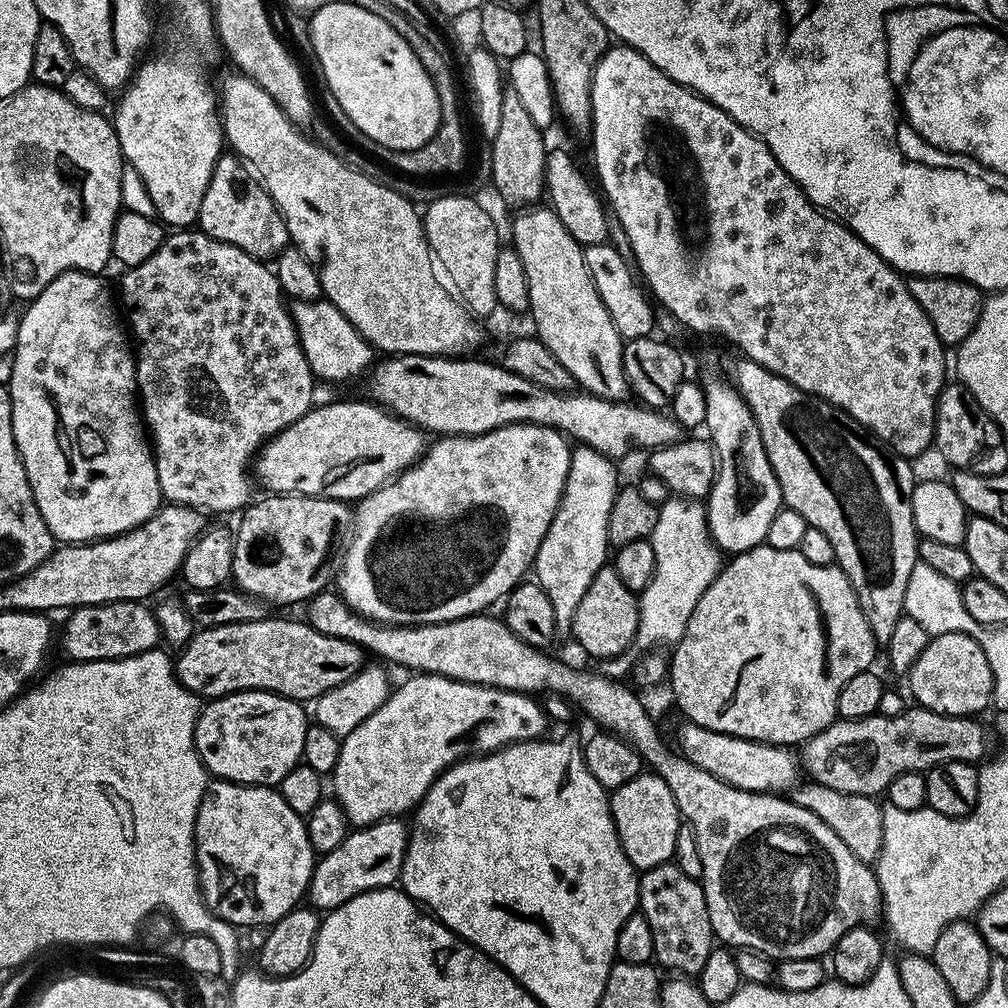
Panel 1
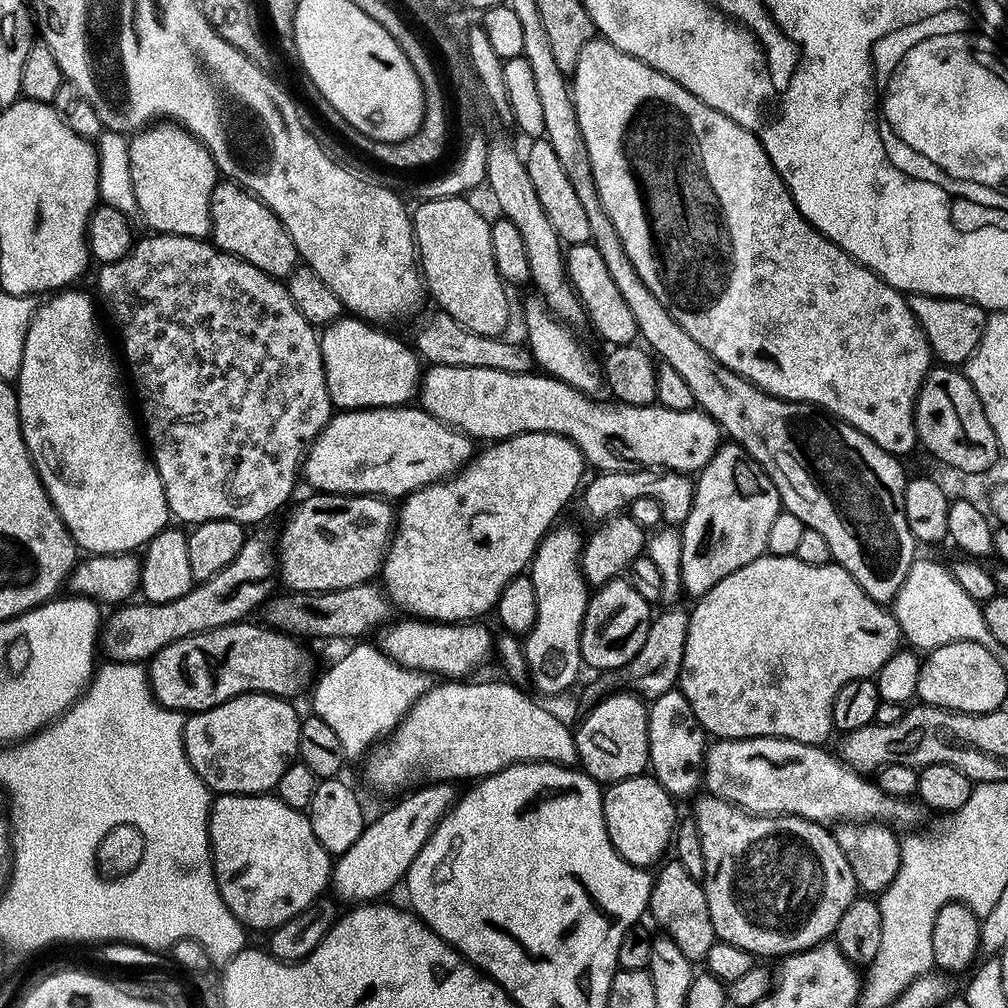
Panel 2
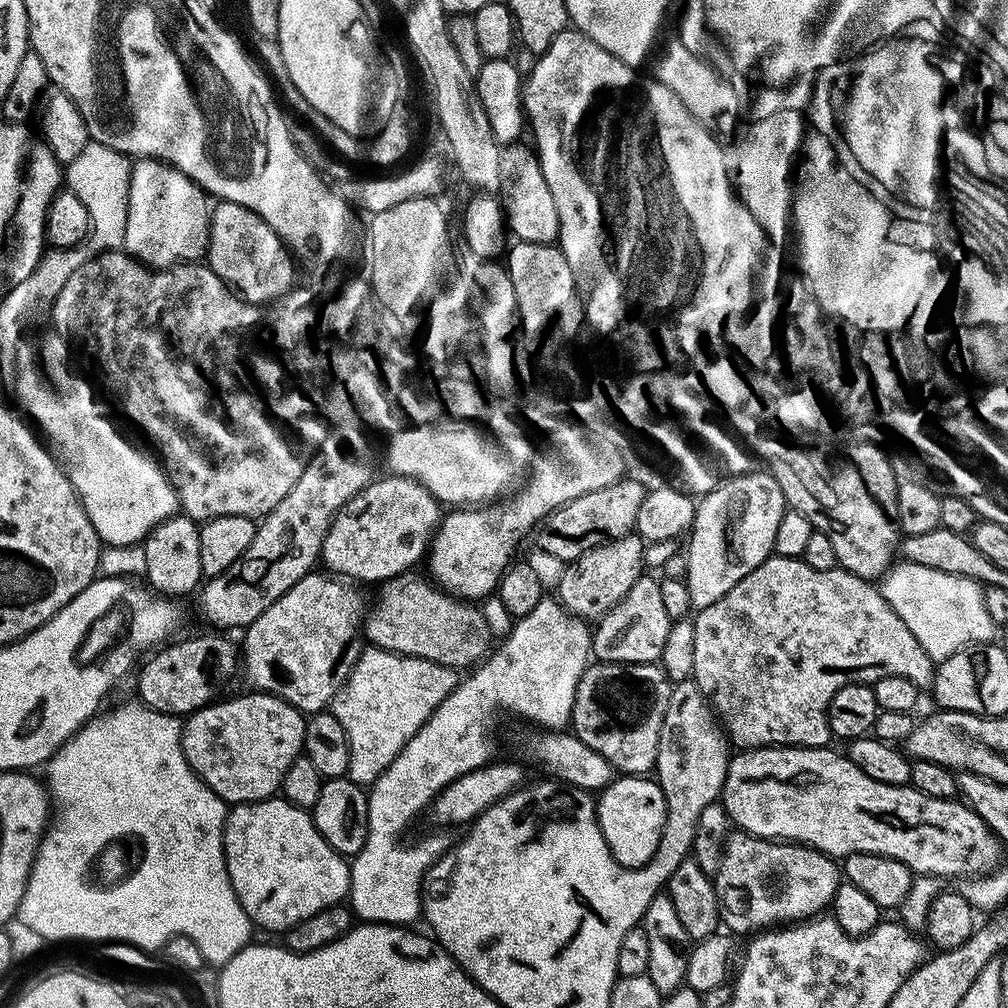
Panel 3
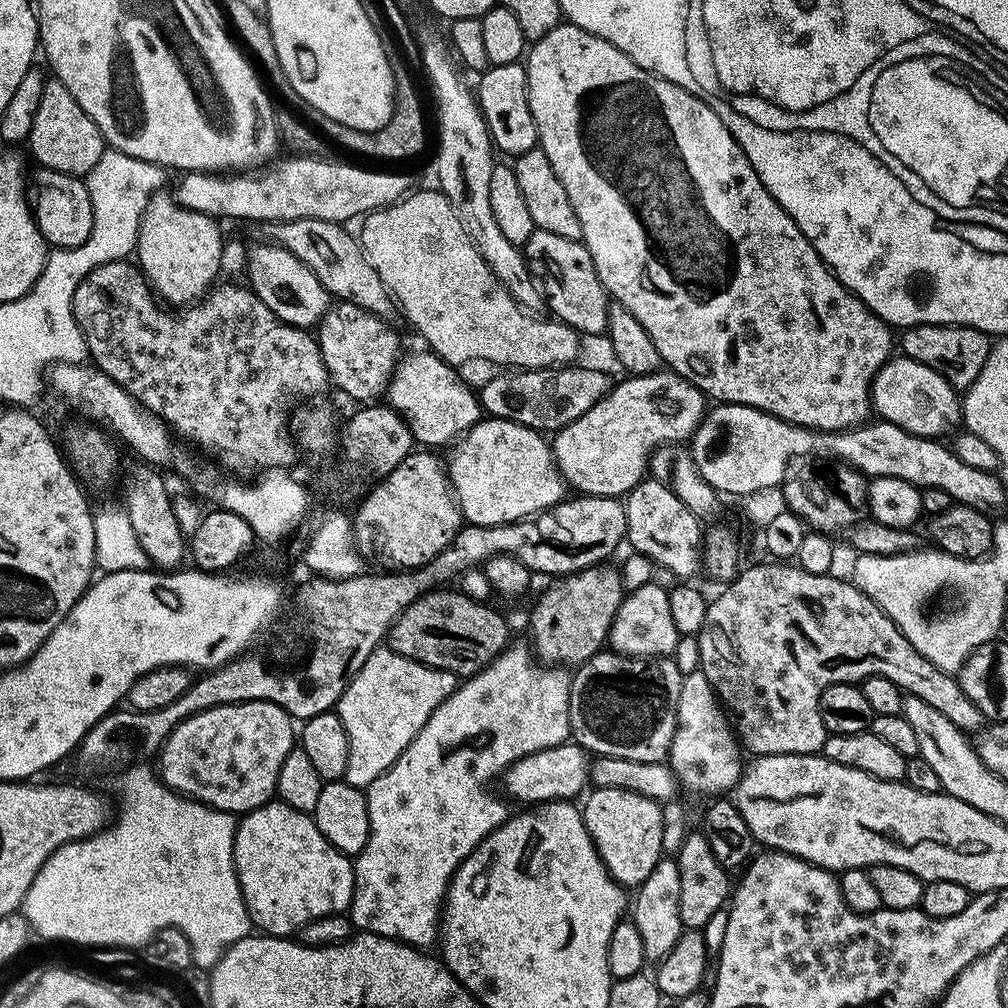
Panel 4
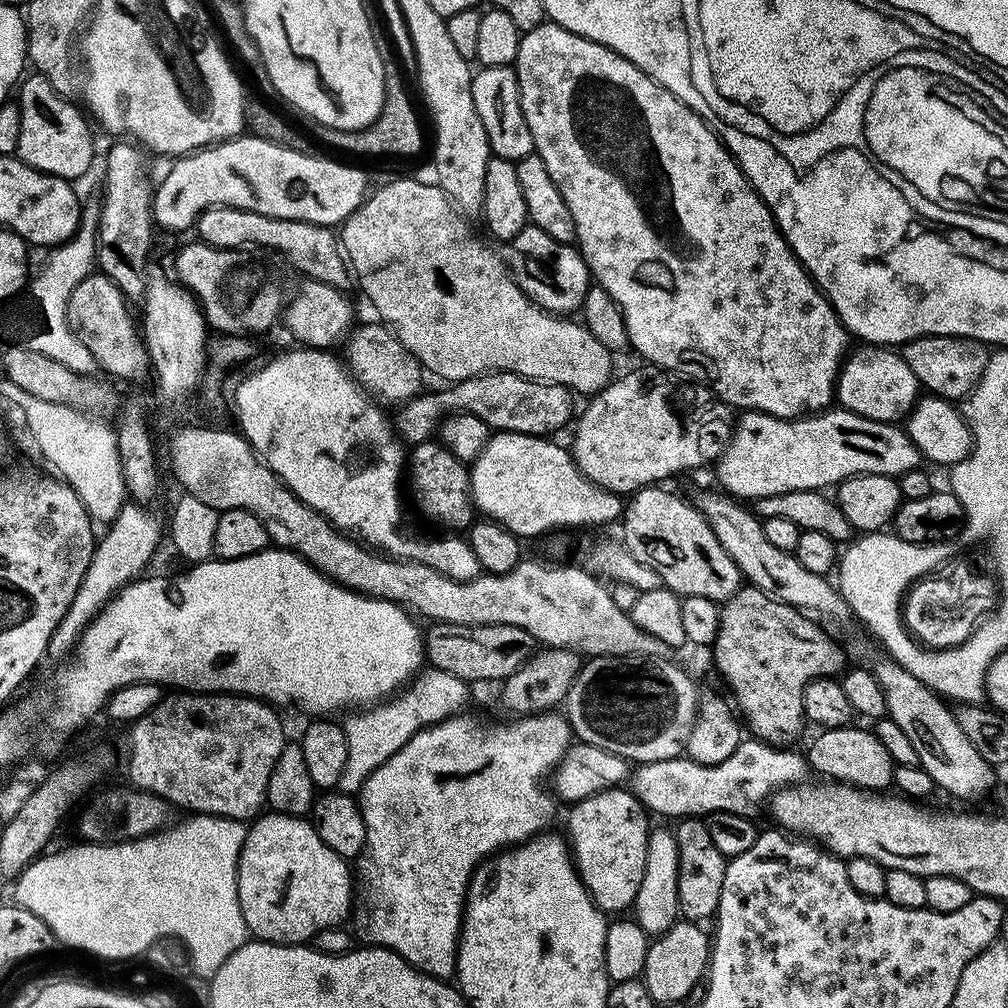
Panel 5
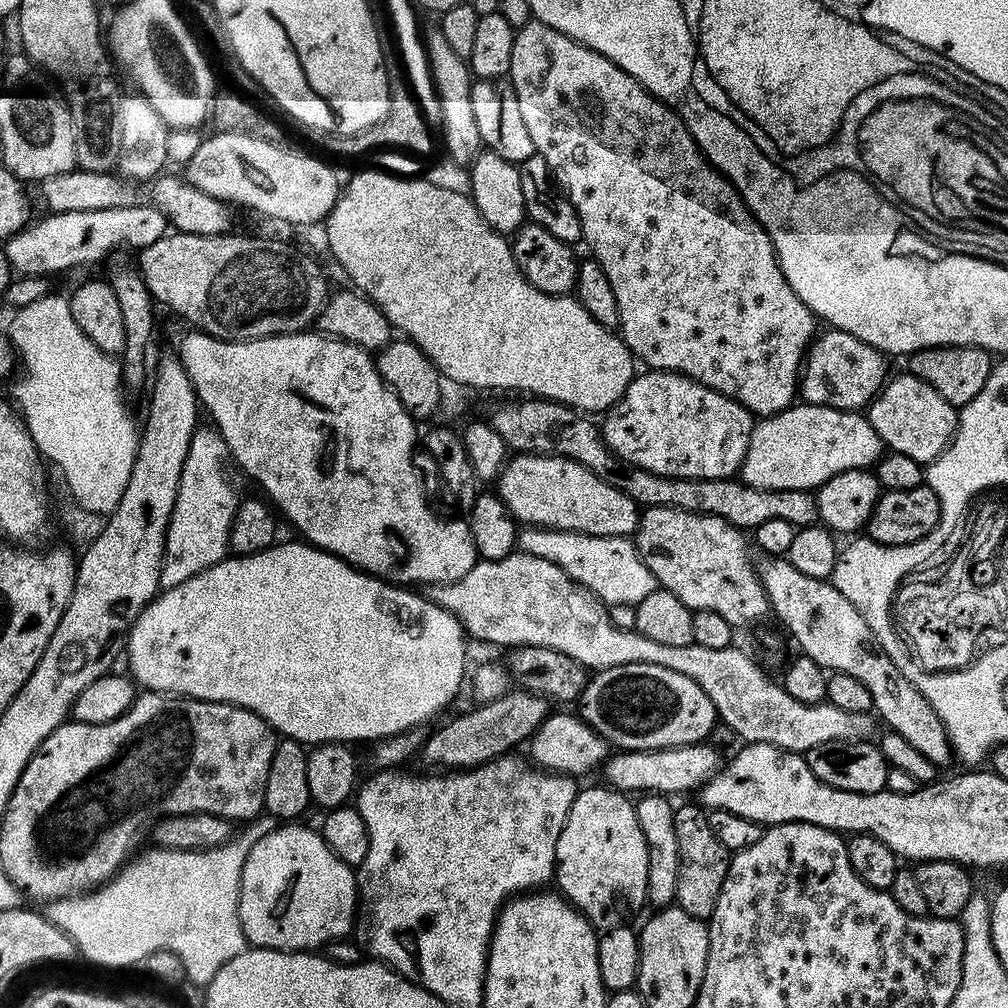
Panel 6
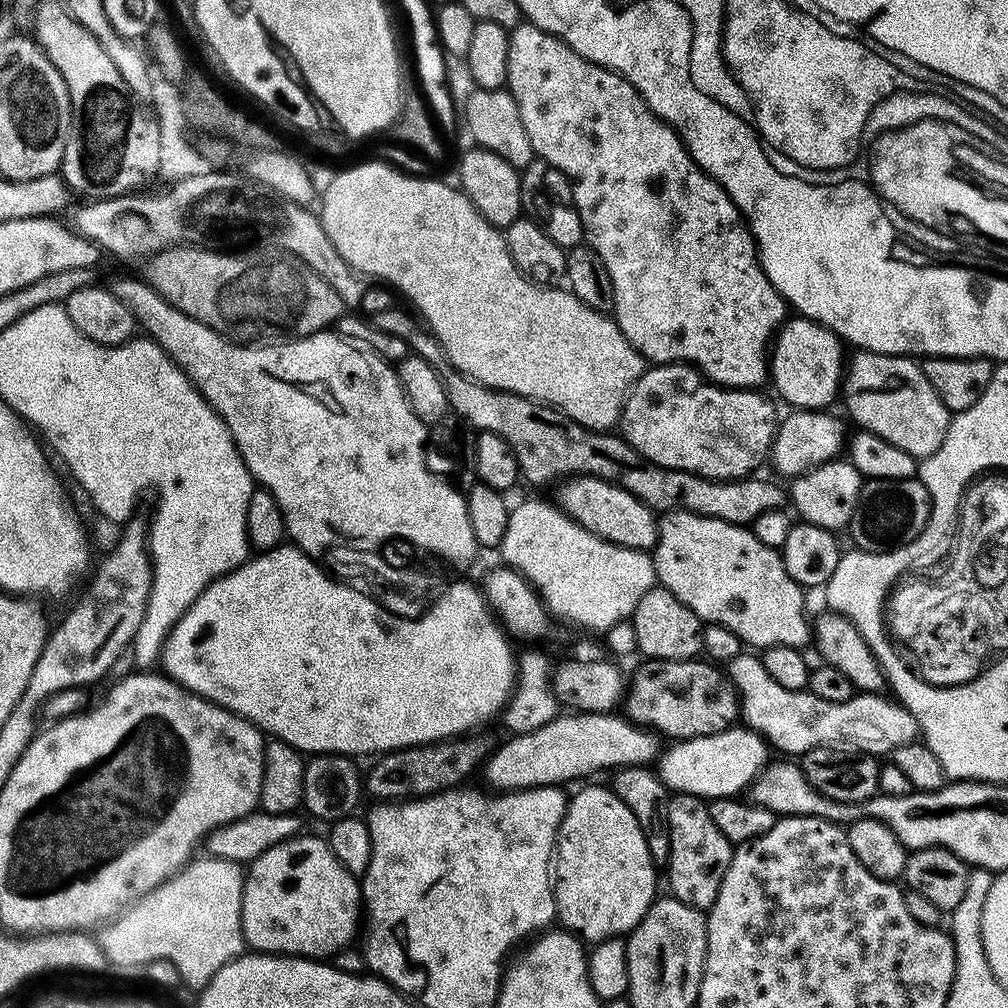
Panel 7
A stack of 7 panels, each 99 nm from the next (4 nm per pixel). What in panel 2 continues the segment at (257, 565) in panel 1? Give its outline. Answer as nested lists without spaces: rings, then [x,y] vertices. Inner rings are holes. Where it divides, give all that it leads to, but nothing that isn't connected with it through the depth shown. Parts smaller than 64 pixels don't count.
[[[308,494],[280,532],[278,580],[293,592],[333,592],[367,584],[381,571],[394,535],[394,508],[382,496]]]

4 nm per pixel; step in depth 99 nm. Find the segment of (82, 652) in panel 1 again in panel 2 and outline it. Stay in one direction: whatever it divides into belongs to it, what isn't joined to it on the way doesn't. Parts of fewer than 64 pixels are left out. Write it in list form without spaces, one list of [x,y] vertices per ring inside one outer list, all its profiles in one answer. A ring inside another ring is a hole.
[[[249,535],[245,539],[242,550],[238,550],[234,562],[230,562],[209,580],[199,581],[182,598],[174,598],[174,602],[166,602],[165,604],[149,604],[147,602],[132,604],[133,602],[128,602],[117,607],[113,611],[117,612],[109,618],[108,625],[104,628],[104,648],[112,655],[109,657],[116,662],[148,662],[158,654],[158,650],[170,646],[170,642],[178,642],[178,638],[186,638],[199,632],[209,632],[227,624],[241,623],[245,618],[251,617],[248,615],[255,608],[257,611],[264,601],[273,595],[272,580],[274,584],[277,572],[278,568],[273,557],[272,560],[268,557],[267,542],[260,536]]]

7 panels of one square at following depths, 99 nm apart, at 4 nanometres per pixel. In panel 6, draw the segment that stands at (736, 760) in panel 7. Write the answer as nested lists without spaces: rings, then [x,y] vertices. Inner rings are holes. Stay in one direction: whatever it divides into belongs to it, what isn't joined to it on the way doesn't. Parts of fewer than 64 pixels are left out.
[[[701,742],[662,750],[616,750],[609,755],[602,773],[604,772],[605,778],[608,779],[605,781],[611,787],[625,794],[673,794],[672,792],[686,792],[690,788],[696,790],[722,764],[719,754],[710,745],[711,743]]]

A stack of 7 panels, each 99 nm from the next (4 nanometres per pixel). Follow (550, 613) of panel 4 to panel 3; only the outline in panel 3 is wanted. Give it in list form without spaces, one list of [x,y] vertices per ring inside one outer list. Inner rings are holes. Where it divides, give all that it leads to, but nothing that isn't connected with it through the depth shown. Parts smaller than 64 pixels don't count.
[[[625,534],[590,548],[563,565],[564,573],[556,584],[555,599],[571,614],[585,622],[604,616],[630,590],[641,576],[641,555],[645,541],[635,534]]]

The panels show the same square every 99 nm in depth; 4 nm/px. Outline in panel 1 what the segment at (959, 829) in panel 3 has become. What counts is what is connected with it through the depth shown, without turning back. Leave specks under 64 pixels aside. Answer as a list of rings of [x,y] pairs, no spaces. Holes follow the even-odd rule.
[[[684,722],[681,725],[676,732],[676,740],[680,743],[679,754],[694,766],[706,770],[706,774],[714,774],[714,778],[747,792],[784,794],[788,787],[791,789],[797,783],[798,760],[795,755],[792,757],[788,753],[791,751],[787,747],[757,744],[755,740],[718,734],[697,724]]]

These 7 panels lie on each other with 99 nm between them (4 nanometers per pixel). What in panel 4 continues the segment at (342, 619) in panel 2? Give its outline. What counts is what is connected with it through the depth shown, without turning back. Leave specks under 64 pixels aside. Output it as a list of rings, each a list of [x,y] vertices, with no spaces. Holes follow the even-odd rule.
[[[433,590],[419,596],[398,619],[392,623],[386,637],[387,647],[399,655],[408,659],[414,659],[418,663],[438,670],[450,671],[457,678],[473,676],[480,672],[488,664],[492,663],[494,657],[500,655],[510,643],[508,637],[508,624],[500,612],[491,608],[491,603],[481,602],[464,595],[459,590],[444,592],[448,590]]]

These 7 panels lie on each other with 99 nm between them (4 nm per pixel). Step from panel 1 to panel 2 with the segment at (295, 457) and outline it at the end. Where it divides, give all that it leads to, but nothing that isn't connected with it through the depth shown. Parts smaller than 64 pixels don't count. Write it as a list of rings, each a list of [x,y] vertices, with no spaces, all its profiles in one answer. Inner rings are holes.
[[[419,406],[340,410],[308,445],[308,451],[302,461],[302,476],[303,479],[304,476],[308,479],[308,484],[312,487],[309,489],[320,494],[403,498],[420,488],[425,488],[427,484],[435,484],[438,480],[455,476],[473,455],[472,437],[442,423]]]

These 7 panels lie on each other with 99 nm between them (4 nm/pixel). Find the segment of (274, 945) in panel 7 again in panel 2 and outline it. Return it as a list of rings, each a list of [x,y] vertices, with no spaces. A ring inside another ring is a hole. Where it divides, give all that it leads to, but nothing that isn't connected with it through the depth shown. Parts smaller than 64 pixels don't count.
[[[261,794],[259,796],[217,795],[213,799],[212,812],[208,816],[208,843],[212,845],[212,869],[216,872],[216,881],[218,882],[218,890],[222,894],[222,902],[226,902],[228,909],[234,913],[241,924],[249,929],[265,928],[265,930],[271,930],[284,924],[290,918],[294,918],[299,912],[306,911],[311,904],[315,904],[325,895],[332,879],[333,857],[318,842],[318,838],[314,838],[314,830],[310,830],[307,815],[301,809],[286,806],[286,802],[282,802],[280,797],[275,794]]]

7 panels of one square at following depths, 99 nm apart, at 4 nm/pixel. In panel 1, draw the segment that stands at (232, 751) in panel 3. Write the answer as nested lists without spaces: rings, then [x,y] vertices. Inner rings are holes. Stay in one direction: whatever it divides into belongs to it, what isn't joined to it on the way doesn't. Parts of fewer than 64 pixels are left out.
[[[235,692],[215,697],[205,703],[196,719],[194,742],[200,761],[215,779],[229,780],[232,784],[255,784],[258,788],[278,786],[290,770],[304,758],[304,743],[310,727],[310,716],[304,713],[305,705],[273,692]]]

